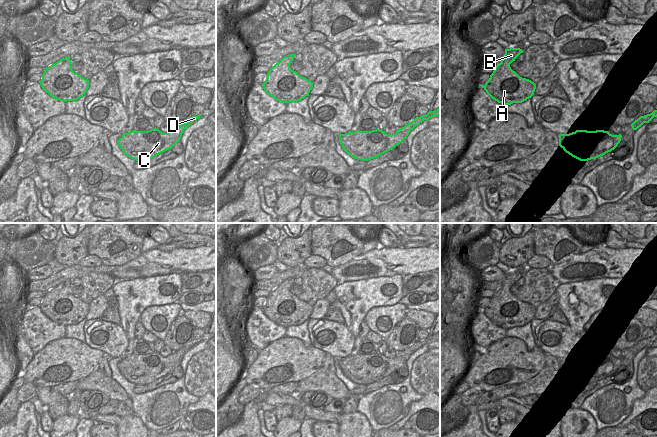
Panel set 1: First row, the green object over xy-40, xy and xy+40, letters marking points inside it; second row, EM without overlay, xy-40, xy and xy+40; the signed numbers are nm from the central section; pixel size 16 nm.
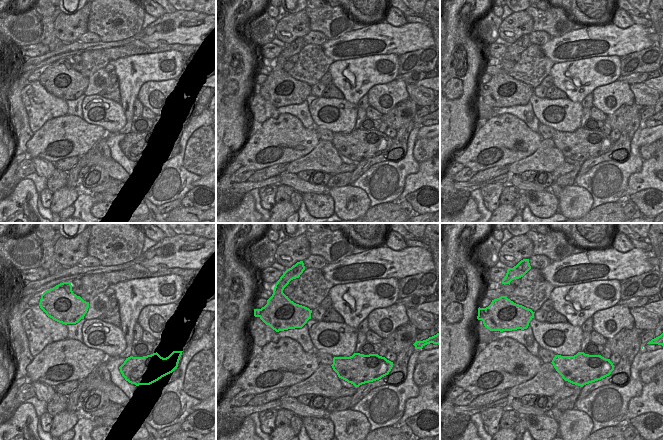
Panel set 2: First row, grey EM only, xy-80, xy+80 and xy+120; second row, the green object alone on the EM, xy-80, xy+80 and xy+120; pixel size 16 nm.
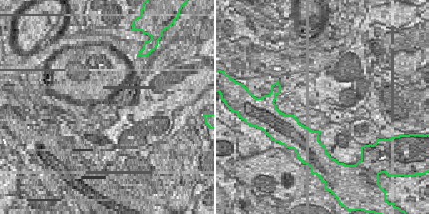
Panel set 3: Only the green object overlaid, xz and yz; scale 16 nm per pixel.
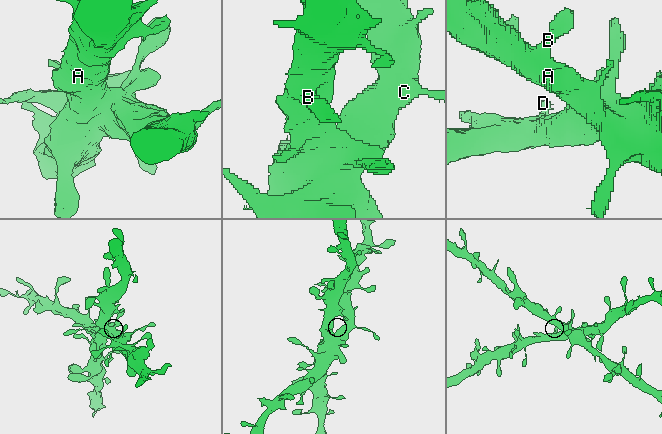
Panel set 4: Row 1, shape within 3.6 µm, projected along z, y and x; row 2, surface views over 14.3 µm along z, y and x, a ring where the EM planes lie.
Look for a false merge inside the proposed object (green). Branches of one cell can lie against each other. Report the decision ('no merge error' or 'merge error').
no merge error

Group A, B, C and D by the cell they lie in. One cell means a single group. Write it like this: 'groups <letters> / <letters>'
groups A B C D

